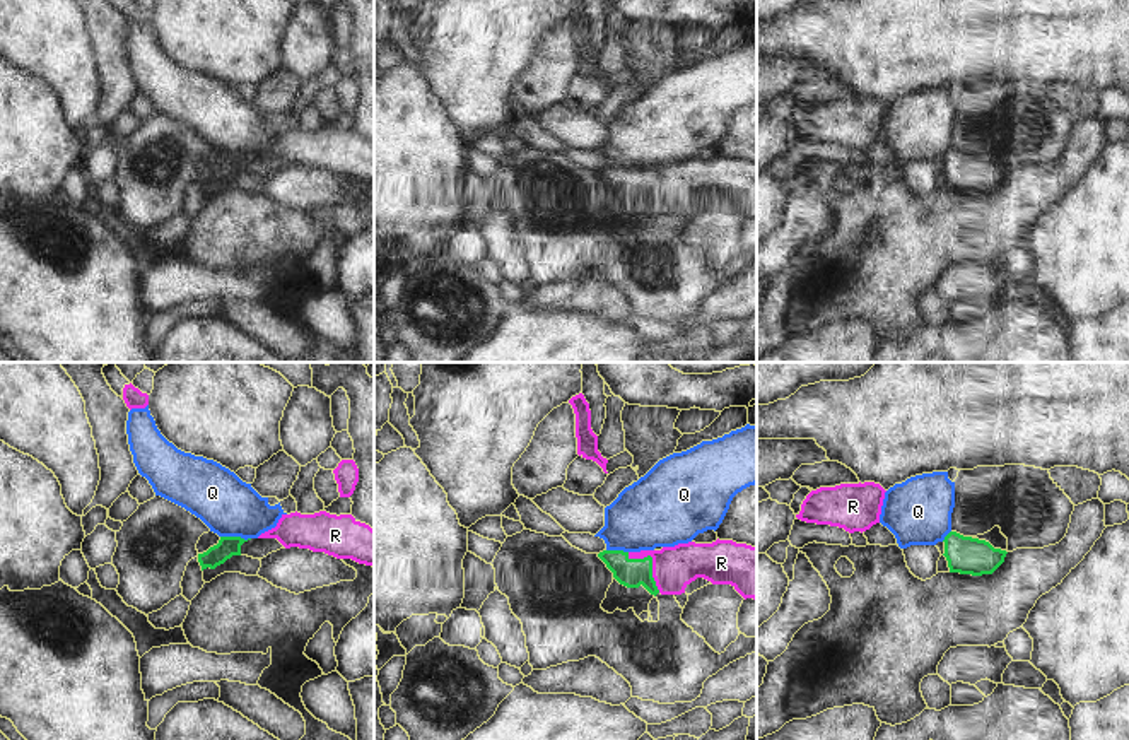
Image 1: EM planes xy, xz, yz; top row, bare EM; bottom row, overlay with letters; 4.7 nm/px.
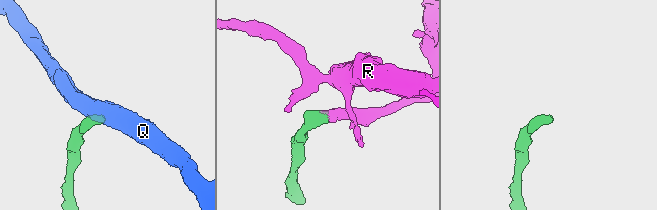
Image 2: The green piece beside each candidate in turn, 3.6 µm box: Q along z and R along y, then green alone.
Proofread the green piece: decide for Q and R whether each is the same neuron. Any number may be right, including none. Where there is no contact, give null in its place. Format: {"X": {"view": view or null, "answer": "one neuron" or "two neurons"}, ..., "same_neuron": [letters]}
{"Q": {"view": "xy", "answer": "two neurons"}, "R": {"view": "xz", "answer": "one neuron"}, "same_neuron": ["R"]}

